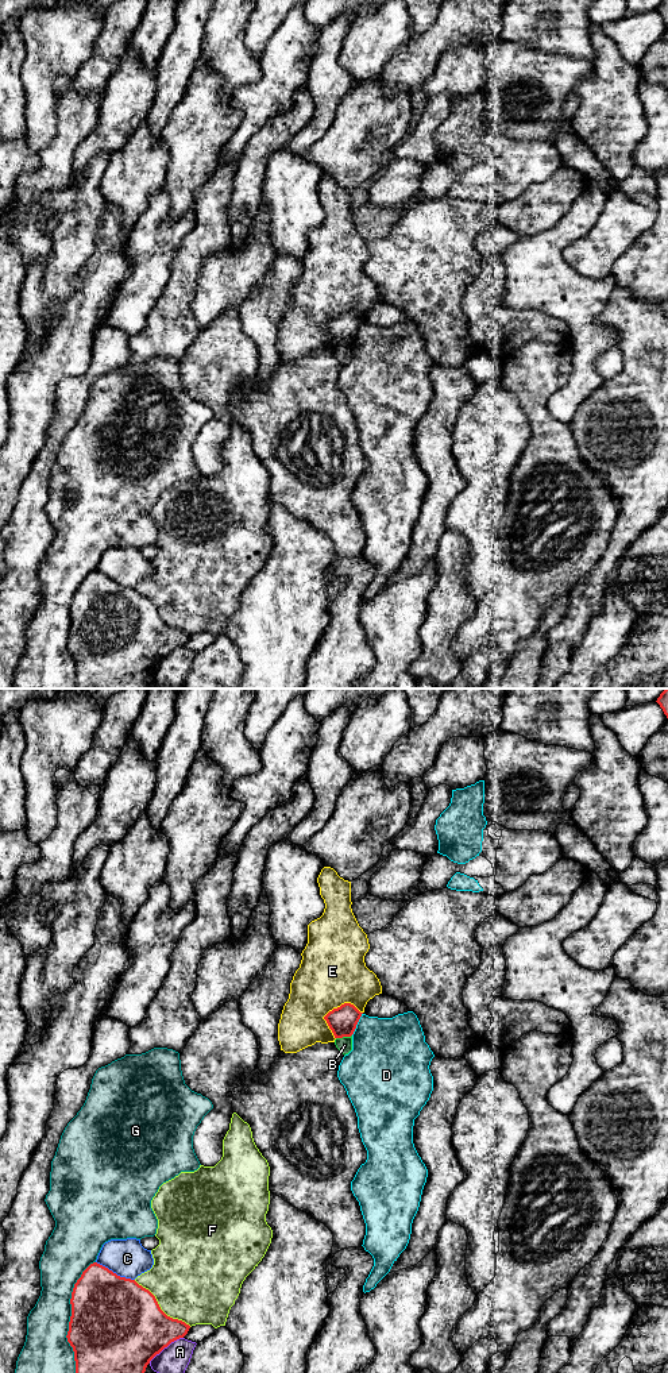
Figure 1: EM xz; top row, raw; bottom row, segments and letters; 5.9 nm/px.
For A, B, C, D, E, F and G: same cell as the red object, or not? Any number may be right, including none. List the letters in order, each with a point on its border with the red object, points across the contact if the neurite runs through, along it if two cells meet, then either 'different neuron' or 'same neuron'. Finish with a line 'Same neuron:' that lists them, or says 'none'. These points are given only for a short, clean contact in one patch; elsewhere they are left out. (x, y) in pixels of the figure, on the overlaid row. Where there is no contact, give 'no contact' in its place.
A: contact xz (165, 1346); different neuron
B: contact xz (343, 1036); border xz (351, 1034), (336, 1038); different neuron
C: contact xz (115, 1273); different neuron
D: contact xz (356, 1024); border xz (362, 1013), (351, 1034); different neuron
E: contact xz (342, 1005); different neuron
F: contact xz (159, 1307); different neuron
G: contact xz (70, 1316); different neuron
Same neuron: none

